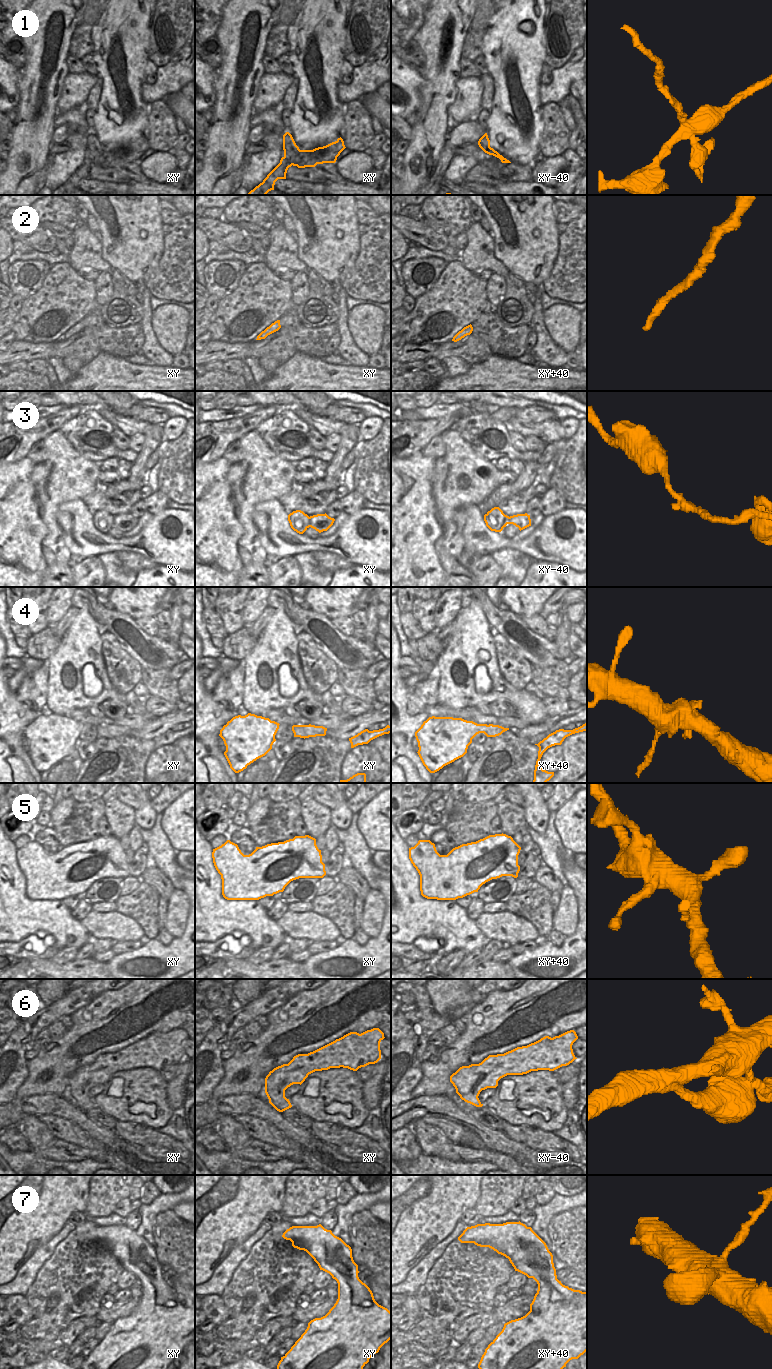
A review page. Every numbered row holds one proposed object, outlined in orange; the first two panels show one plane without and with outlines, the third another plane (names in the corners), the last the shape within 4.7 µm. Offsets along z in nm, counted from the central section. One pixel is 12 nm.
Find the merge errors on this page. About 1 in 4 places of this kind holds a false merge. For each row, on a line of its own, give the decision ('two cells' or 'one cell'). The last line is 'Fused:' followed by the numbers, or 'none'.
1: two cells
2: one cell
3: one cell
4: two cells
5: one cell
6: one cell
7: one cell
Fused: 1, 4

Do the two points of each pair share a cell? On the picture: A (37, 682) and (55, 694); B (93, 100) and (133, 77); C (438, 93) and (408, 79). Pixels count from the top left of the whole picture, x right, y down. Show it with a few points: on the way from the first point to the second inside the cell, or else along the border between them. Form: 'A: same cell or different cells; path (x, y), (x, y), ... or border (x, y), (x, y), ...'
A: different cells; border (48, 665), (47, 703), (45, 705)
B: different cells; border (100, 77), (102, 92), (98, 107), (95, 110)
C: different cells; border (424, 79), (419, 89), (419, 106), (417, 108)

